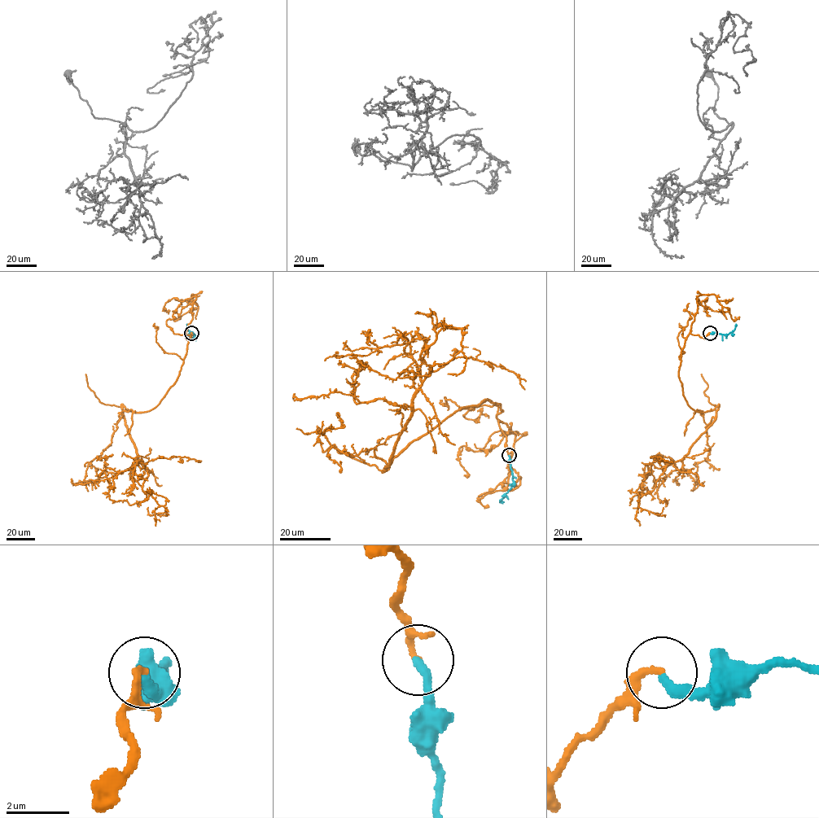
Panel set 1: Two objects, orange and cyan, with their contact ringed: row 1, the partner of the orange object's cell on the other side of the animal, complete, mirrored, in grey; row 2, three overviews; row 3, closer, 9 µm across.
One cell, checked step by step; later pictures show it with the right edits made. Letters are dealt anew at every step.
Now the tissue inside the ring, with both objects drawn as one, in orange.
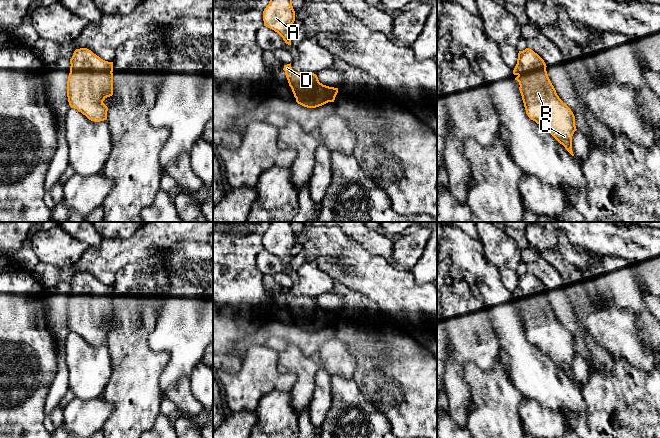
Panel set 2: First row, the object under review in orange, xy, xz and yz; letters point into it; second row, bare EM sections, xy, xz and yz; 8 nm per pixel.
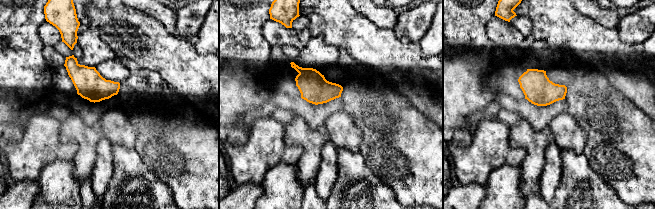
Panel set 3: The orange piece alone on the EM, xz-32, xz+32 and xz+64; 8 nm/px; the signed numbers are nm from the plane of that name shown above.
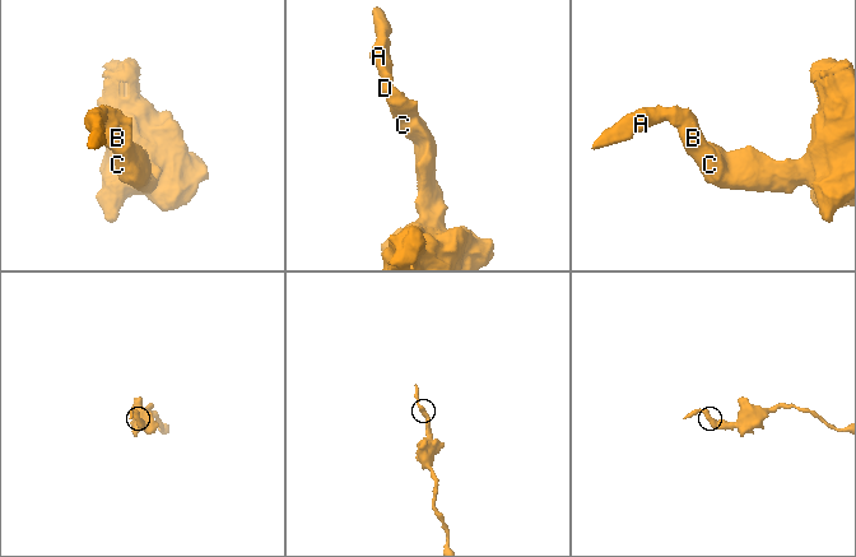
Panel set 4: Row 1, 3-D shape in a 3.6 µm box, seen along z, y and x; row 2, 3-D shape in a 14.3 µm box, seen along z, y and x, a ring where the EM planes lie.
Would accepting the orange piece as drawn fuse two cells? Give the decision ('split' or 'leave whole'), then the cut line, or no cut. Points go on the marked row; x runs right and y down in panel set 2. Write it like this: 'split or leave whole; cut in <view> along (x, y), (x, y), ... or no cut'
leave whole; no cut

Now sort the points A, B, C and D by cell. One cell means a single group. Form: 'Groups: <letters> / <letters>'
Groups: A B C D

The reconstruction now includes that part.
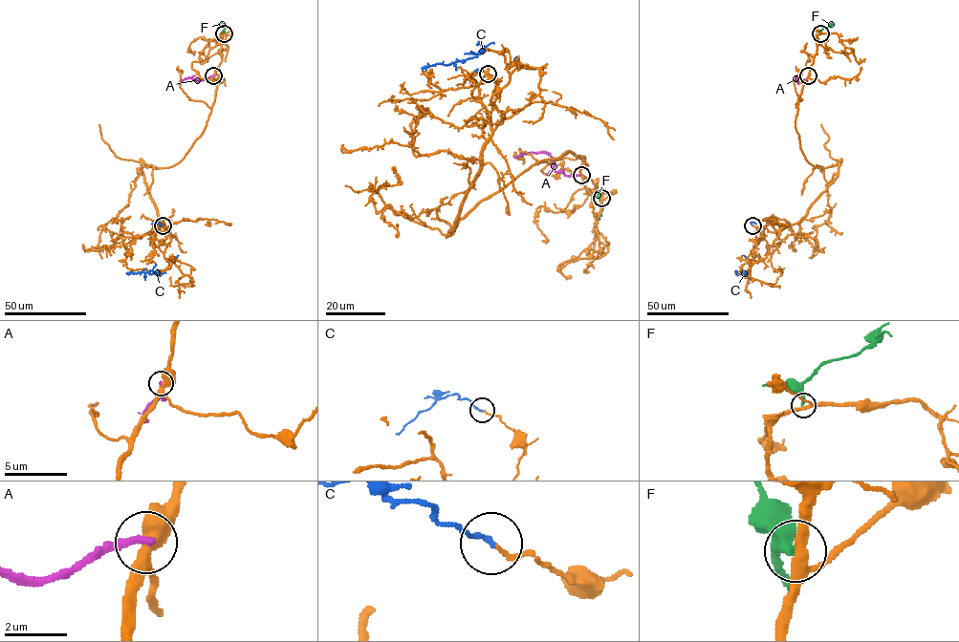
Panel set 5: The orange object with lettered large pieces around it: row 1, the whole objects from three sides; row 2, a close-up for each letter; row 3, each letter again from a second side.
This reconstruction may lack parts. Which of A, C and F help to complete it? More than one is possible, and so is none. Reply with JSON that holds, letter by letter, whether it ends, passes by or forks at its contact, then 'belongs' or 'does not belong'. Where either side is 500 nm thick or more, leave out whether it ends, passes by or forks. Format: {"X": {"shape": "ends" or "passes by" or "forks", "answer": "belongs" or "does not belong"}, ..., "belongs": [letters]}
{"A": {"shape": "ends", "answer": "does not belong"}, "C": {"shape": "ends", "answer": "does not belong"}, "F": {"shape": "ends", "answer": "does not belong"}, "belongs": []}

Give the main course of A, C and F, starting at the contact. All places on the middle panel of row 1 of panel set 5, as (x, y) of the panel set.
A: (581, 175), (566, 176), (562, 171), (555, 172), (554, 161), (546, 152), (529, 152), (514, 158)
C: (488, 74), (514, 61), (493, 43), (483, 48), (474, 57), (448, 64), (436, 63), (422, 70)
F: (601, 198), (601, 211), (596, 219)

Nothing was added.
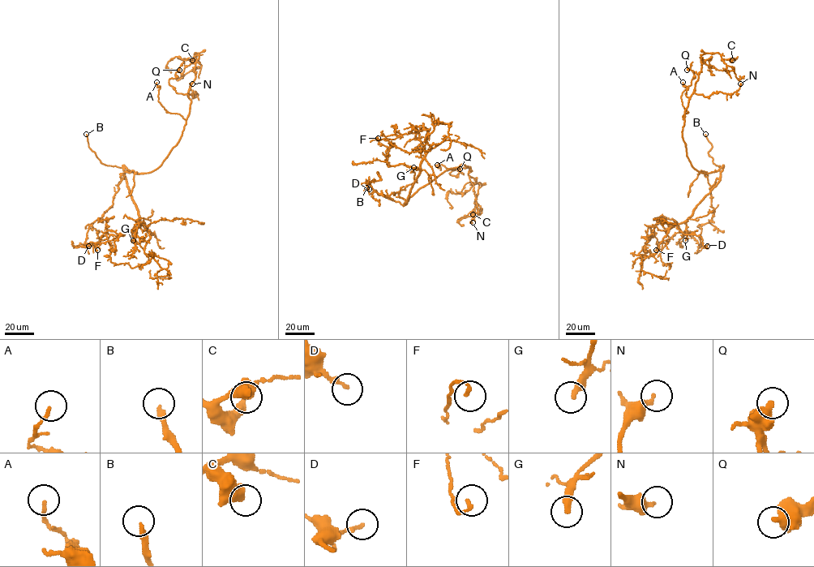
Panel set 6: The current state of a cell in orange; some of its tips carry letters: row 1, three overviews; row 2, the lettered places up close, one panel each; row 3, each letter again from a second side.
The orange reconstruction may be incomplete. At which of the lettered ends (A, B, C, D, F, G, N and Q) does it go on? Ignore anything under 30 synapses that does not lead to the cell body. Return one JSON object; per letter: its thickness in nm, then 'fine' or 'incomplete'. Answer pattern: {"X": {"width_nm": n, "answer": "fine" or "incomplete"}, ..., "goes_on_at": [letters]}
{"A": {"width_nm": 140, "answer": "fine"}, "B": {"width_nm": 240, "answer": "incomplete"}, "C": {"width_nm": 440, "answer": "fine"}, "D": {"width_nm": 190, "answer": "fine"}, "F": {"width_nm": 150, "answer": "fine"}, "G": {"width_nm": 320, "answer": "incomplete"}, "N": {"width_nm": 360, "answer": "fine"}, "Q": {"width_nm": 360, "answer": "fine"}, "goes_on_at": ["B", "G"]}

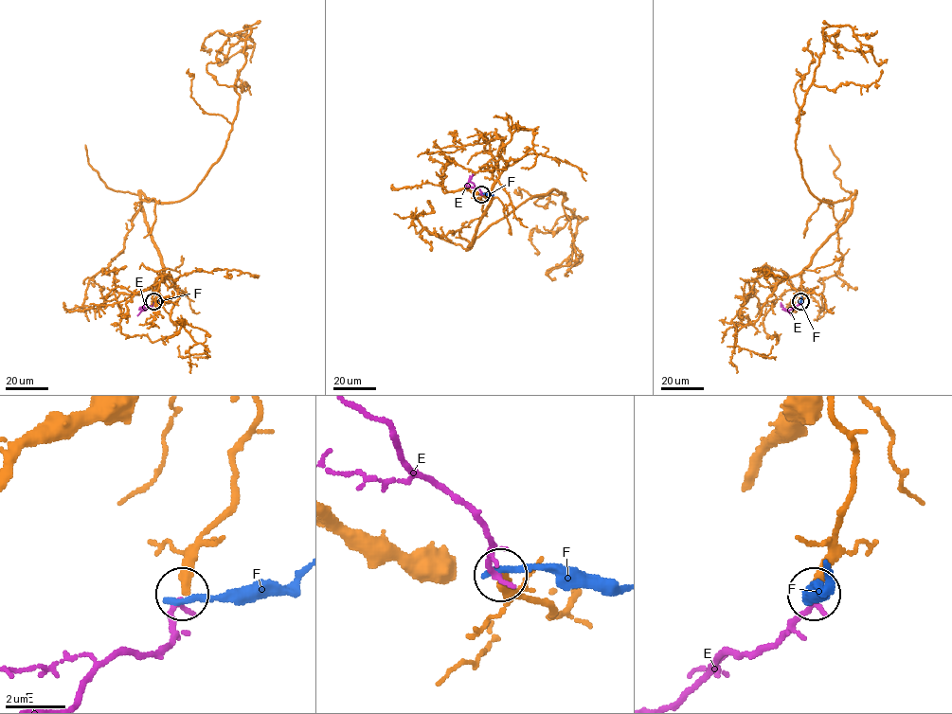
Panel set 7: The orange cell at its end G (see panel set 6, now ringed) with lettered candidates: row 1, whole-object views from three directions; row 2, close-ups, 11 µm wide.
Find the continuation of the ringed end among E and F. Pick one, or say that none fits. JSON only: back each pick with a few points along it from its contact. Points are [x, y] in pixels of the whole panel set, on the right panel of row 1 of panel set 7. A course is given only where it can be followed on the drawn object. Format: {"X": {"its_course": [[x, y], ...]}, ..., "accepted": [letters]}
{"E": {"its_course": [[800, 302], [789, 310], [781, 302]]}, "accepted": ["E"]}

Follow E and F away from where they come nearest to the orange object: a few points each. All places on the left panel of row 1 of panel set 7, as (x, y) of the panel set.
E: (153, 302), (142, 310), (145, 302)
F: (153, 302), (161, 301), (166, 296)

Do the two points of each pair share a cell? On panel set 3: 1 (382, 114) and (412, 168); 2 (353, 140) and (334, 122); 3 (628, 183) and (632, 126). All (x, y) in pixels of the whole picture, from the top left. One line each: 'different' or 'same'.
1: same
2: same
3: same

